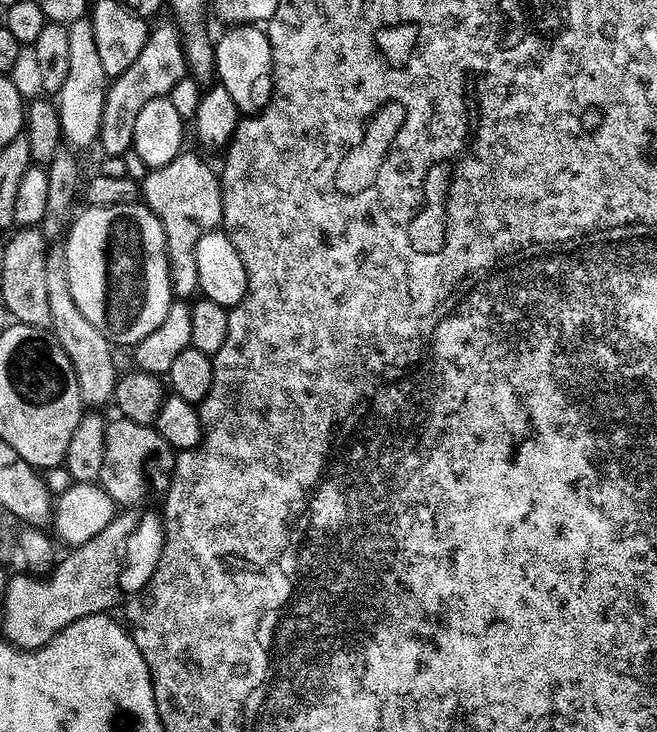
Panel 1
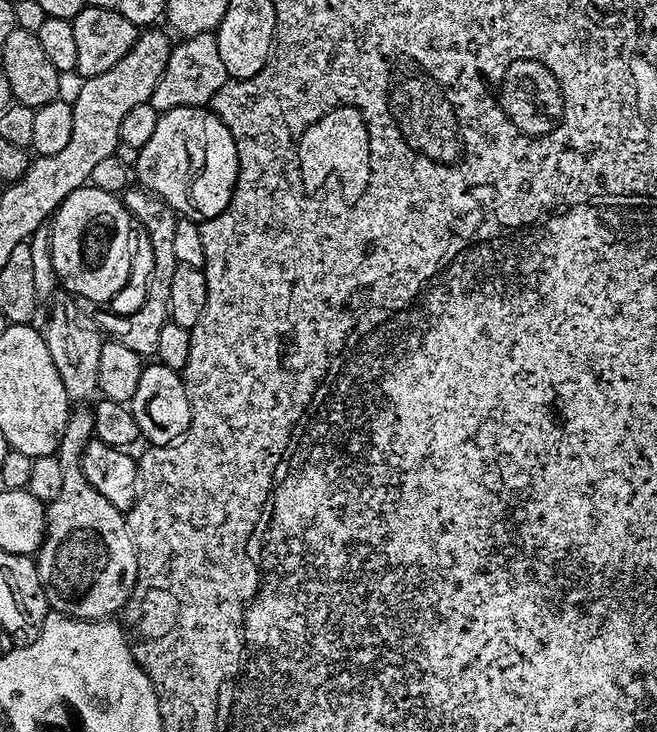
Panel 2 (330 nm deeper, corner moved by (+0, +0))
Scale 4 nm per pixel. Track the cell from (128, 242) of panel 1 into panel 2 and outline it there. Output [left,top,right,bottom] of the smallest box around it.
[50,186,134,304]

